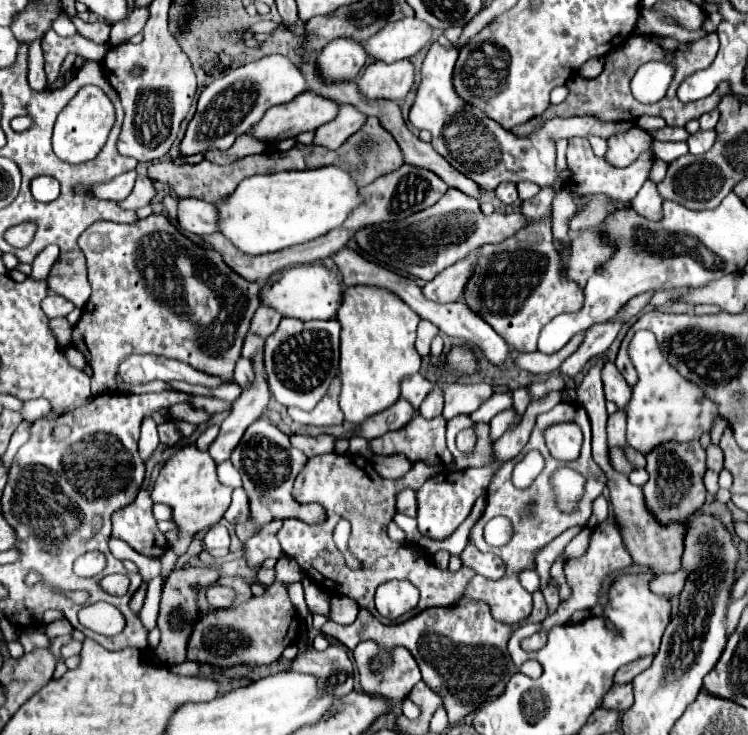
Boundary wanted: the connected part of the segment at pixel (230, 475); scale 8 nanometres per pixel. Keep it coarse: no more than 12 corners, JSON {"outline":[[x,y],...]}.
{"outline":[[230,460],[218,464],[220,482],[232,488],[242,486],[240,472]]}

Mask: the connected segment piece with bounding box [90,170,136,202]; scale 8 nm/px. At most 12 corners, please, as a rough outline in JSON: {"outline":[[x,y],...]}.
{"outline":[[136,172],[116,176],[90,192],[102,200],[124,200],[136,180]]}

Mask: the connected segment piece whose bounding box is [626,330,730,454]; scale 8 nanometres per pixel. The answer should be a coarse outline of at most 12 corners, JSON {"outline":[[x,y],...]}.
{"outline":[[638,330],[628,444],[648,454],[698,440],[720,416]]}

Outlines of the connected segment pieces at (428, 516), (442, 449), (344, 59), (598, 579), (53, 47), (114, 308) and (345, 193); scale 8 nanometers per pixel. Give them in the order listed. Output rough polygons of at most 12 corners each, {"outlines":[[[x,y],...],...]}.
{"outlines":[[[496,466],[444,470],[416,492],[418,530],[448,538]],[[416,416],[370,440],[374,454],[450,466],[446,420]],[[340,38],[316,58],[324,82],[352,82],[366,62],[360,42]],[[614,520],[598,524],[584,556],[564,566],[570,600],[522,642],[540,650],[548,628],[598,602],[602,580],[634,562]],[[54,30],[42,38],[48,82],[60,76],[66,54],[88,52],[100,62],[108,46],[76,34],[60,38]],[[164,214],[96,222],[72,344],[232,378],[262,284]],[[338,166],[246,178],[214,206],[258,256],[338,228],[362,198]]]}

